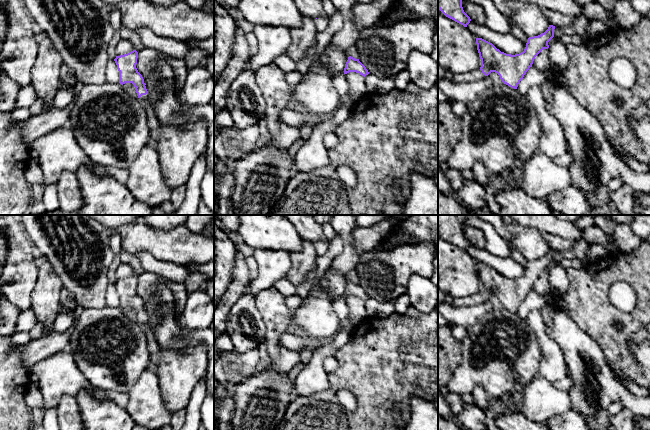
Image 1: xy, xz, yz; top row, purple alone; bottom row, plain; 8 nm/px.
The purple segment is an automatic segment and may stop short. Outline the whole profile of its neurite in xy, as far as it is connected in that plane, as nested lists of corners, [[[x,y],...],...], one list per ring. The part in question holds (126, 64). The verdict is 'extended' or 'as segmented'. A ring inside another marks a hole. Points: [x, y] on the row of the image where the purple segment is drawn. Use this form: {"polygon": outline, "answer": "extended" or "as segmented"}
{"polygon": [[[133,50],[127,54],[116,56],[114,59],[119,71],[119,83],[132,83],[135,87],[138,98],[142,101],[149,101],[149,94],[144,79],[136,68],[138,52]]], "answer": "extended"}

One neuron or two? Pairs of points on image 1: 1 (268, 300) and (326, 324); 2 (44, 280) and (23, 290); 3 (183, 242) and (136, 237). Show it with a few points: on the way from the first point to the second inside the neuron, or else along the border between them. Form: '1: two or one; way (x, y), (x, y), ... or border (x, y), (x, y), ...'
1: two; border (292, 312), (293, 321)
2: two; border (39, 267), (37, 281), (31, 294), (30, 307)
3: one; way (171, 242), (155, 242), (148, 239)

